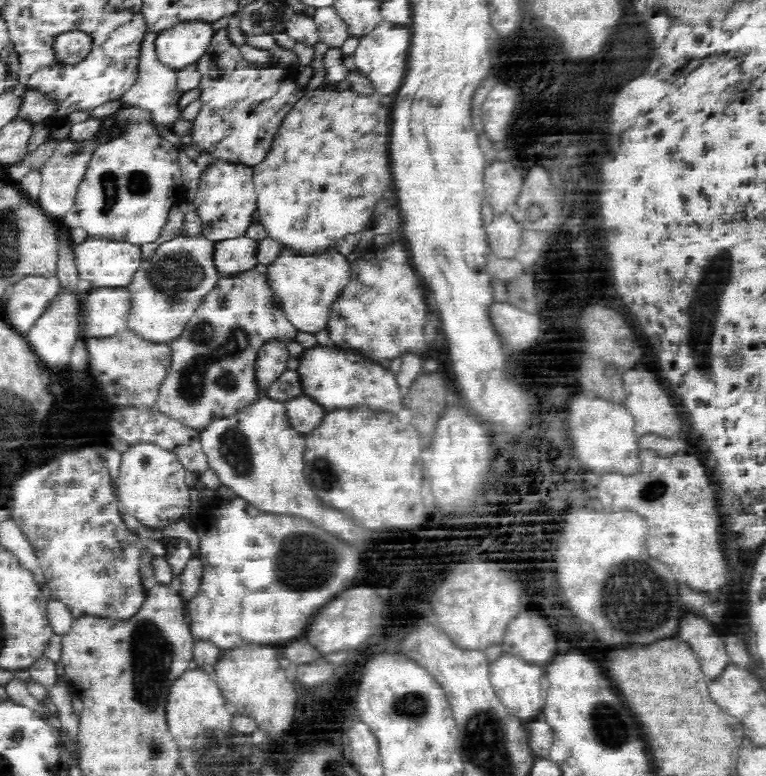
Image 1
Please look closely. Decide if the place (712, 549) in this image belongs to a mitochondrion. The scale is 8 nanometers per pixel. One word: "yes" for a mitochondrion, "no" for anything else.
no

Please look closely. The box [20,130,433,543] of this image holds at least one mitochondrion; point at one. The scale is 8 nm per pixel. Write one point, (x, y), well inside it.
(214, 362)

